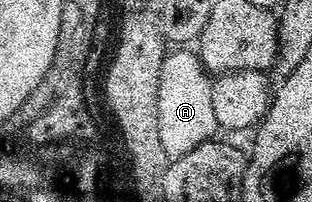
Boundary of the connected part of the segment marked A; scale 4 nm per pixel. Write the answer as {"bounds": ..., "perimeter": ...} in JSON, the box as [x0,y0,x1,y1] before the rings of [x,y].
{"bounds":[160,53,217,159],"perimeter":[[[178,53],[168,58],[160,90],[160,137],[172,159],[181,158],[190,152],[190,148],[209,141],[215,135],[212,133],[217,133],[212,84],[213,79],[201,66],[196,54]]]}

